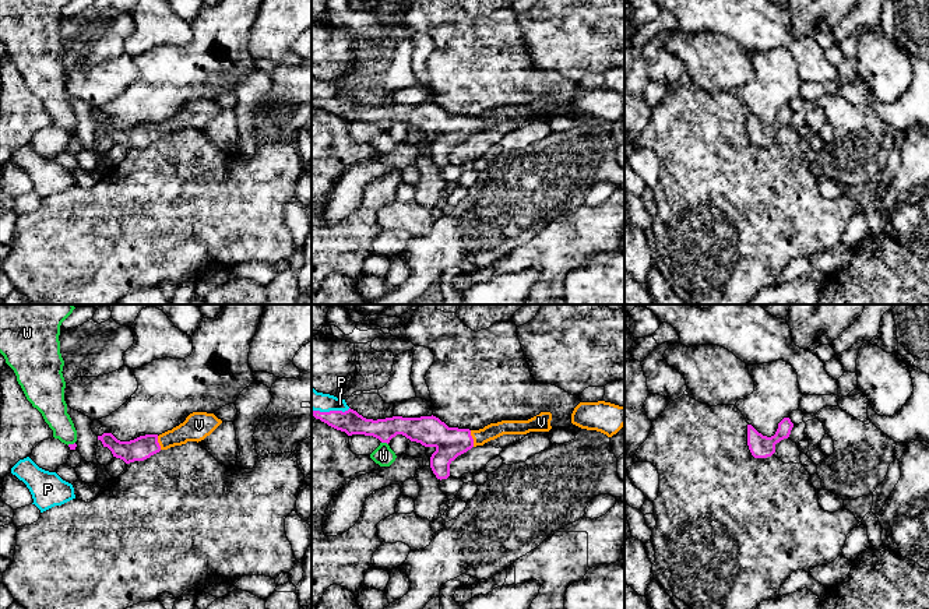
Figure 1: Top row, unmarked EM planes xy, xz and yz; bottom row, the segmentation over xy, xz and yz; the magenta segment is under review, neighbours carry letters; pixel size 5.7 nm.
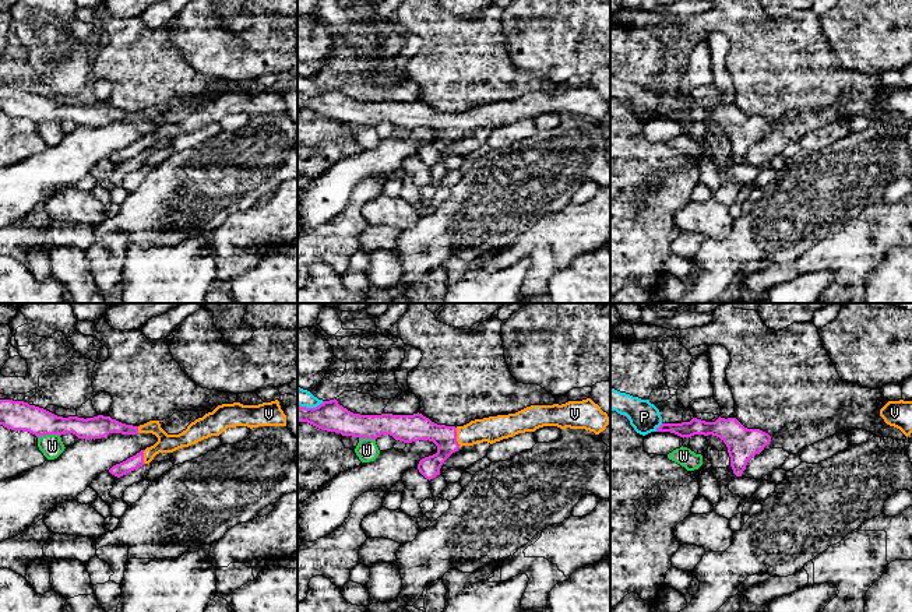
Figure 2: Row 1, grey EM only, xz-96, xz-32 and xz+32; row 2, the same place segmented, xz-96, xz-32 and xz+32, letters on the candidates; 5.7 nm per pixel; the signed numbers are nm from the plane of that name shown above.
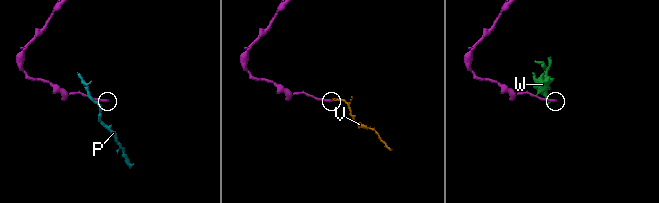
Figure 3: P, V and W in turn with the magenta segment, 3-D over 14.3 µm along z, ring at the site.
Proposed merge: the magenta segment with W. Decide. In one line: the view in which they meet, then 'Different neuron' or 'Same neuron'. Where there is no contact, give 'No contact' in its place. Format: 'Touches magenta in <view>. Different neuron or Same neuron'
Touches magenta in xz. Different neuron

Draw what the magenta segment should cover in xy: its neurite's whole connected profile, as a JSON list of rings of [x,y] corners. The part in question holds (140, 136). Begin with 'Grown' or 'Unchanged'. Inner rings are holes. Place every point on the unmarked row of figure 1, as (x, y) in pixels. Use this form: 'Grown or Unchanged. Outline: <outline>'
Grown. Outline: [[[193,99],[183,110],[162,122],[145,122],[130,129],[120,129],[112,120],[98,123],[103,134],[108,134],[113,144],[126,151],[144,148],[161,137],[186,131],[187,129],[201,129],[222,110],[214,101]]]

